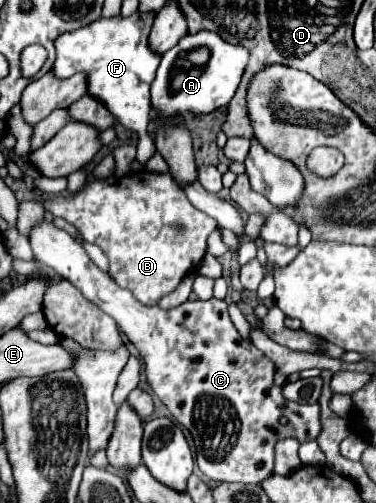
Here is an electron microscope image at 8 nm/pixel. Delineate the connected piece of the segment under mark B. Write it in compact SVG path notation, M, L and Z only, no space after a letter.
M147 169L127 173L115 183L93 179L85 183L75 195L67 197L57 195L45 199L39 189L33 189L33 201L43 203L45 211L49 211L53 217L65 219L83 235L87 243L97 245L109 257L111 279L117 285L133 291L133 295L137 295L137 299L145 305L157 305L161 297L175 291L175 287L185 275L197 271L197 265L205 257L207 237L217 227L217 221L213 221L213 217L201 213L189 203L189 199L177 187L169 173L153 173Z

